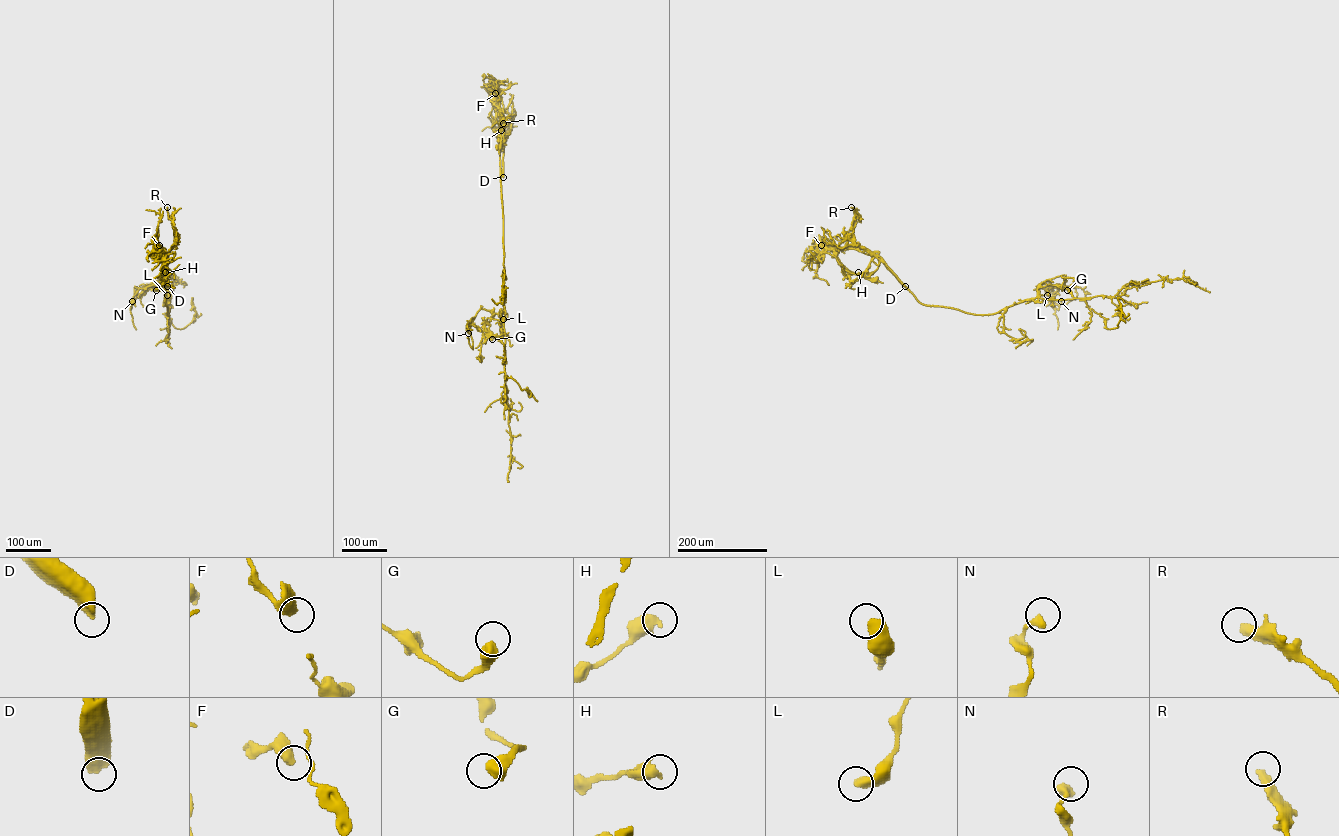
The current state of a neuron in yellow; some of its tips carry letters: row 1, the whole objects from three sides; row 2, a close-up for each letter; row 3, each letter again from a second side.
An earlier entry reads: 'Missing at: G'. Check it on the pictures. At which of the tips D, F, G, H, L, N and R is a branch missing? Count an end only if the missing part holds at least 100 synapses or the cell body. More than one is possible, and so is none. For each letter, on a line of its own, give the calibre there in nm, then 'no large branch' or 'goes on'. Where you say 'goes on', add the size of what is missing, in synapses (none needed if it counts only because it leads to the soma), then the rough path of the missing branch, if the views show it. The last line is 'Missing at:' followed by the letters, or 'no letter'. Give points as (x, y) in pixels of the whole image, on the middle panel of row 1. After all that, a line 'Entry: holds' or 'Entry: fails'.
D: 550 nm thick; goes on; about 2500 synapses; missing branch runs (503, 177), (509, 298), (507, 371), (514, 439), (512, 451), (515, 450), (512, 445), (503, 447)
F: 550 nm thick; no large branch
G: 550 nm thick; no large branch
H: 550 nm thick; no large branch
L: 550 nm thick; no large branch
N: 360 nm thick; no large branch
R: 400 nm thick; no large branch
Missing at: D
Entry: fails

